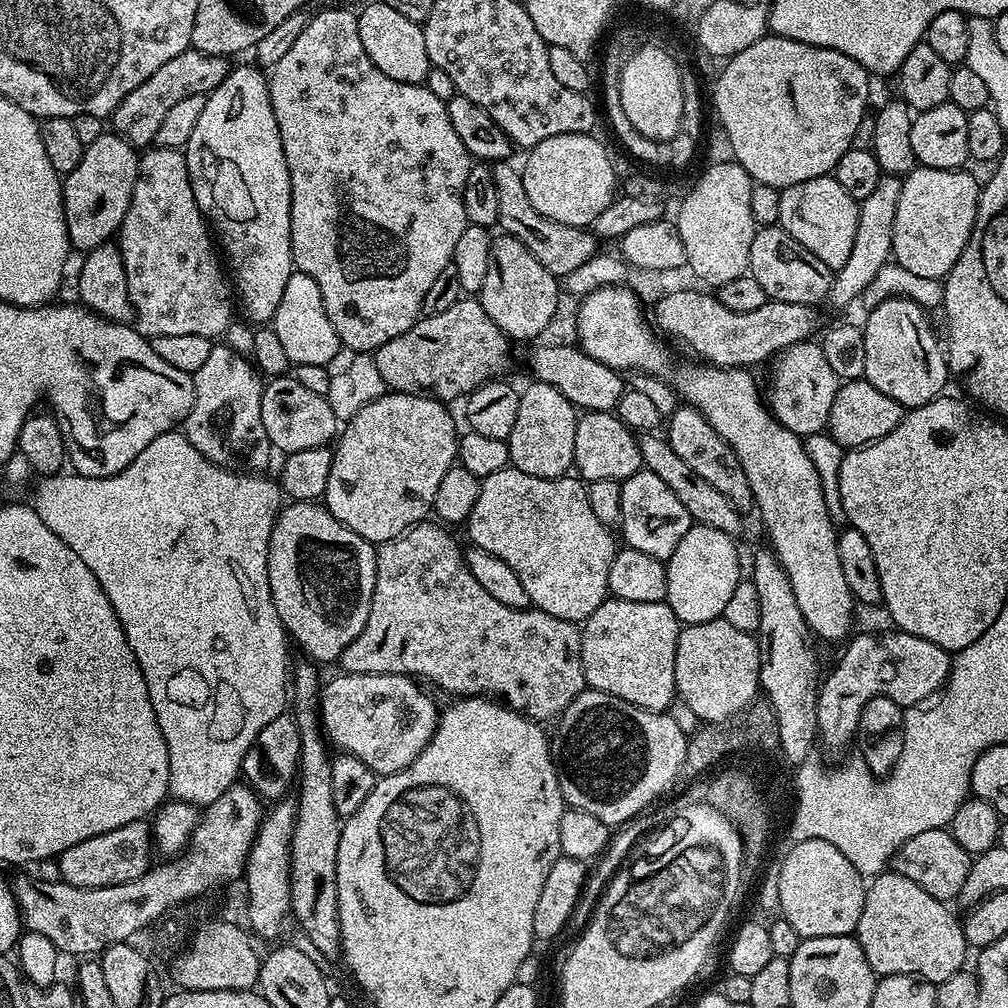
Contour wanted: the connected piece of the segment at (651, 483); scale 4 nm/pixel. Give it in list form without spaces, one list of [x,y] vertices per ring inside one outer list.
[[[647,470],[636,472],[621,483],[622,518],[619,535],[624,535],[623,543],[634,550],[642,550],[642,554],[650,554],[650,558],[658,558],[667,562],[674,554],[678,542],[686,538],[686,530],[693,526],[690,510],[682,506],[682,501],[675,496],[674,490],[658,478],[658,474]]]

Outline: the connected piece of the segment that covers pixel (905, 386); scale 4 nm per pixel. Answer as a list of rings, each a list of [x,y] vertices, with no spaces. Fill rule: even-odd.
[[[892,296],[872,308],[868,321],[862,327],[866,338],[866,370],[864,379],[882,390],[886,398],[898,402],[900,407],[911,410],[936,399],[945,391],[950,381],[948,357],[936,341],[936,332],[928,325],[929,313],[901,296]]]

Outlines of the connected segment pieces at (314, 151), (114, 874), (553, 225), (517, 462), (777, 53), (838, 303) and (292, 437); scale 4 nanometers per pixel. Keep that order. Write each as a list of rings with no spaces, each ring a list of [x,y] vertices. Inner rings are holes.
[[[328,8],[313,15],[306,30],[298,34],[294,46],[267,73],[270,106],[278,122],[278,134],[282,138],[282,150],[286,154],[286,166],[290,170],[290,242],[292,243],[292,263],[295,271],[310,274],[318,290],[322,290],[322,306],[326,306],[326,318],[338,334],[341,345],[349,348],[349,353],[375,353],[390,338],[406,334],[410,326],[419,320],[424,311],[424,299],[430,285],[438,279],[438,274],[451,264],[454,246],[462,238],[462,230],[469,226],[466,206],[462,206],[462,190],[466,190],[466,174],[470,174],[474,158],[462,146],[462,138],[454,131],[450,122],[448,105],[435,97],[424,84],[394,82],[366,54],[362,38],[358,34],[357,13],[348,8]]]
[[[147,819],[126,822],[126,826],[118,826],[118,830],[106,830],[106,834],[86,838],[86,842],[78,842],[78,846],[70,846],[70,850],[58,857],[60,879],[79,888],[118,886],[122,882],[130,882],[148,871],[148,851],[151,853],[153,848]]]
[[[496,162],[491,165],[491,169],[494,186],[498,189],[498,224],[503,235],[518,238],[518,242],[522,242],[522,246],[526,246],[526,250],[530,250],[530,254],[534,254],[534,258],[538,258],[538,262],[542,262],[542,266],[550,270],[550,274],[566,278],[574,270],[578,270],[582,262],[597,255],[598,237],[595,232],[588,228],[575,228],[554,222],[538,214],[538,210],[530,206],[530,198],[526,198],[526,186],[517,165],[515,168],[512,162]]]
[[[532,382],[528,389],[520,392],[518,402],[518,419],[514,422],[514,430],[508,435],[508,458],[511,467],[522,470],[526,474],[534,474],[534,478],[556,480],[565,475],[574,464],[574,430],[578,419],[578,409],[571,404],[557,388],[549,384]]]
[[[769,34],[763,36],[758,42],[754,42],[754,46],[746,46],[746,50],[731,57],[725,64],[728,65],[721,70],[720,77],[716,80],[716,89],[712,92],[712,104],[716,107],[716,116],[720,119],[721,126],[724,127],[724,136],[728,139],[729,146],[732,147],[733,154],[731,153],[731,155],[734,157],[735,163],[742,165],[755,183],[783,190],[798,182],[806,182],[810,178],[829,175],[835,169],[838,158],[842,158],[842,154],[846,154],[846,150],[857,143],[856,135],[860,132],[860,123],[863,122],[864,111],[868,108],[870,74],[861,64],[854,62],[854,58],[833,48],[819,48],[785,36]]]
[[[881,175],[878,187],[866,199],[859,201],[858,230],[854,230],[854,250],[850,250],[850,258],[846,258],[846,266],[842,266],[835,273],[826,297],[827,303],[832,303],[836,308],[844,308],[855,300],[857,303],[863,297],[866,286],[874,282],[874,274],[878,274],[878,270],[882,270],[882,266],[889,263],[894,238],[894,214],[898,214],[898,194],[902,194],[903,185],[903,179],[899,175]]]
[[[292,374],[269,379],[263,385],[261,410],[271,447],[280,454],[331,445],[338,432],[338,421],[326,396],[306,390],[306,386],[302,386]]]

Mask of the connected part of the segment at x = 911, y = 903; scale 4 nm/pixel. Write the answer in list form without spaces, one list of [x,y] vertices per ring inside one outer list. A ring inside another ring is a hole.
[[[885,870],[879,876],[871,877],[864,893],[862,918],[858,918],[854,935],[866,954],[866,962],[870,962],[872,971],[877,977],[906,974],[918,976],[939,986],[942,982],[946,982],[946,978],[961,971],[965,967],[964,959],[970,955],[970,949],[964,937],[963,923],[958,916],[956,920],[955,914],[948,908],[951,907],[945,901],[926,894],[926,890],[918,886],[918,882],[910,882],[910,878],[894,870]]]

